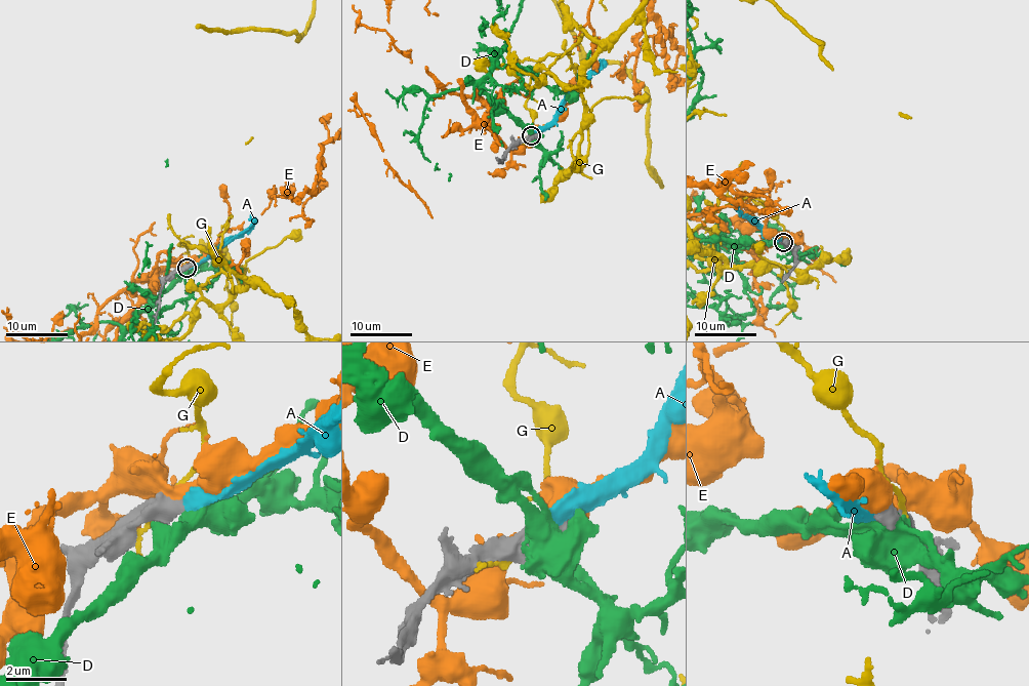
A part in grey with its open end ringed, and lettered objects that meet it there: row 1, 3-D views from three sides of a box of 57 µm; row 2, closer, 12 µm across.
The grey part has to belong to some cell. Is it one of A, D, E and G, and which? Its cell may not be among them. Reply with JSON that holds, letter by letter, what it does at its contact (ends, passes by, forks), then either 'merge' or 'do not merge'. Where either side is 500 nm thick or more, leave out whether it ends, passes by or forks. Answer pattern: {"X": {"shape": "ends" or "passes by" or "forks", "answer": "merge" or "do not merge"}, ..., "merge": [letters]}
{"A": {"answer": "merge"}, "D": {"answer": "do not merge"}, "E": {"answer": "do not merge"}, "G": {"answer": "do not merge"}, "merge": ["A"]}

